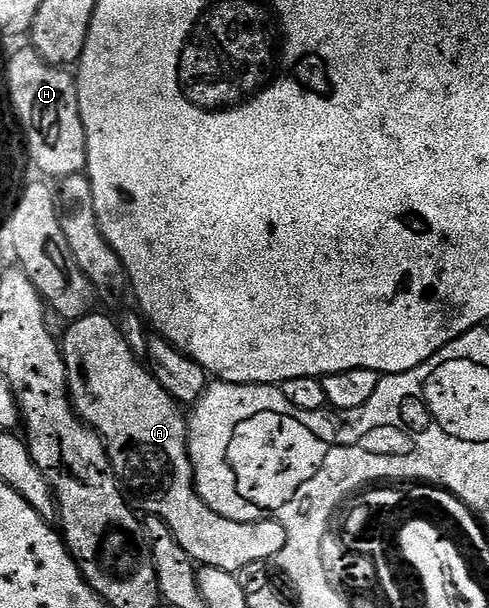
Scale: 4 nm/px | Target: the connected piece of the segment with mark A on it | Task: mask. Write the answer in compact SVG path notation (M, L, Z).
M98 315L85 316L67 327L70 329L66 337L60 340L62 361L66 367L66 381L70 387L70 402L74 405L74 411L105 440L110 467L132 500L134 495L133 503L143 513L160 517L168 530L172 530L176 542L184 546L195 565L242 574L245 568L253 564L262 564L273 556L274 559L281 557L286 549L286 531L280 521L263 518L257 524L236 522L216 514L216 510L212 510L212 506L200 498L194 485L194 471L186 441L188 420L183 409L170 397L168 390L156 382L149 367L132 354L128 342L124 342L121 327L115 321L113 324L108 317Z

